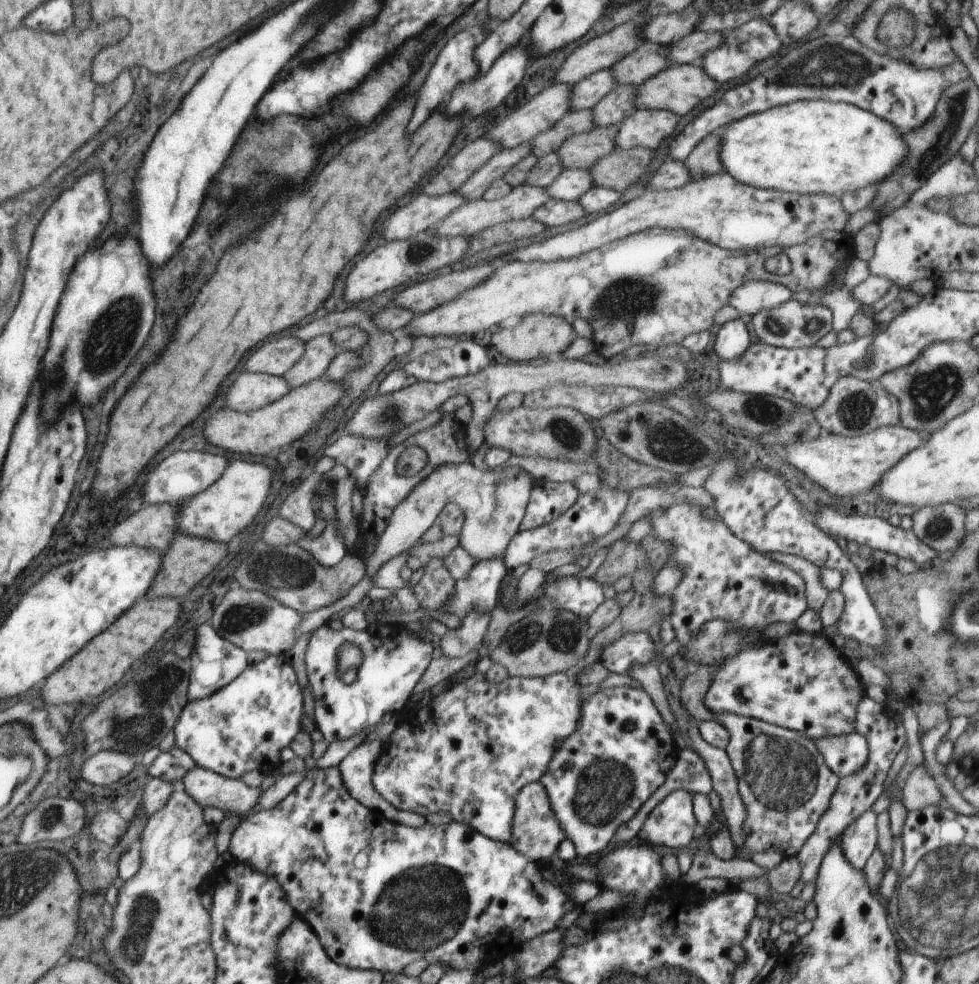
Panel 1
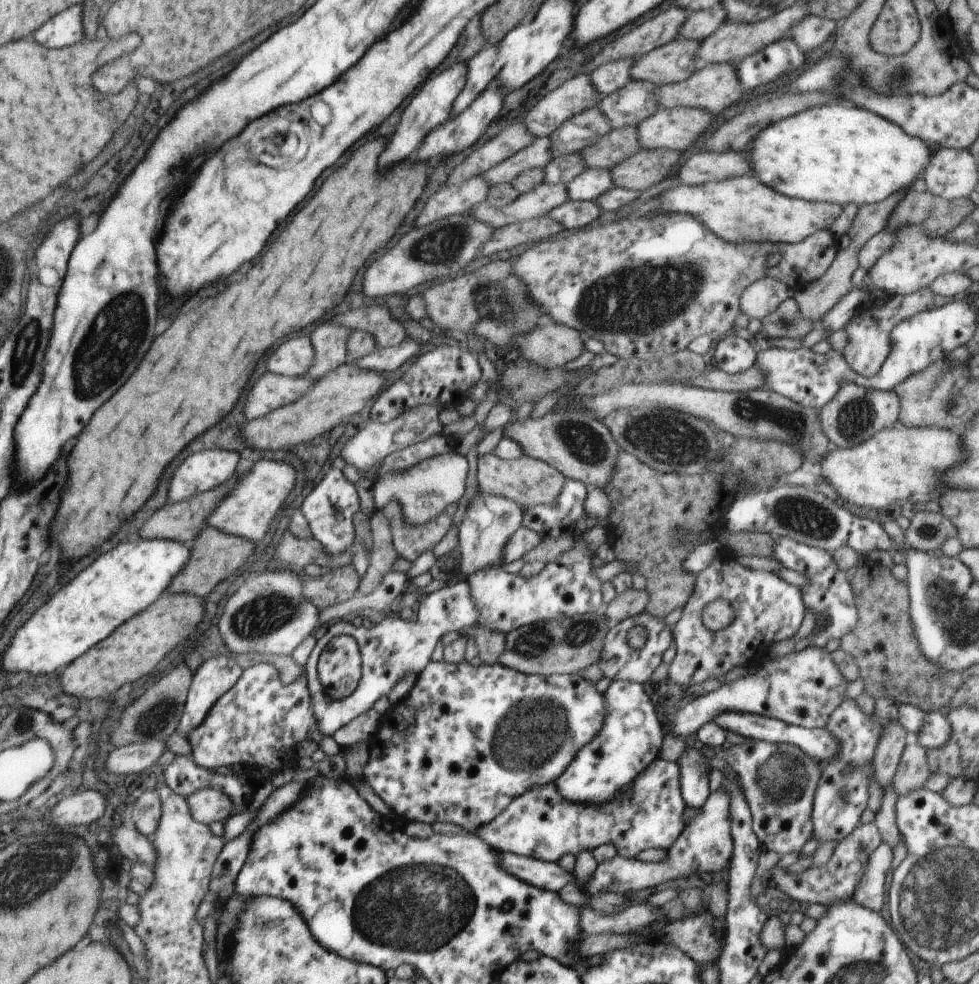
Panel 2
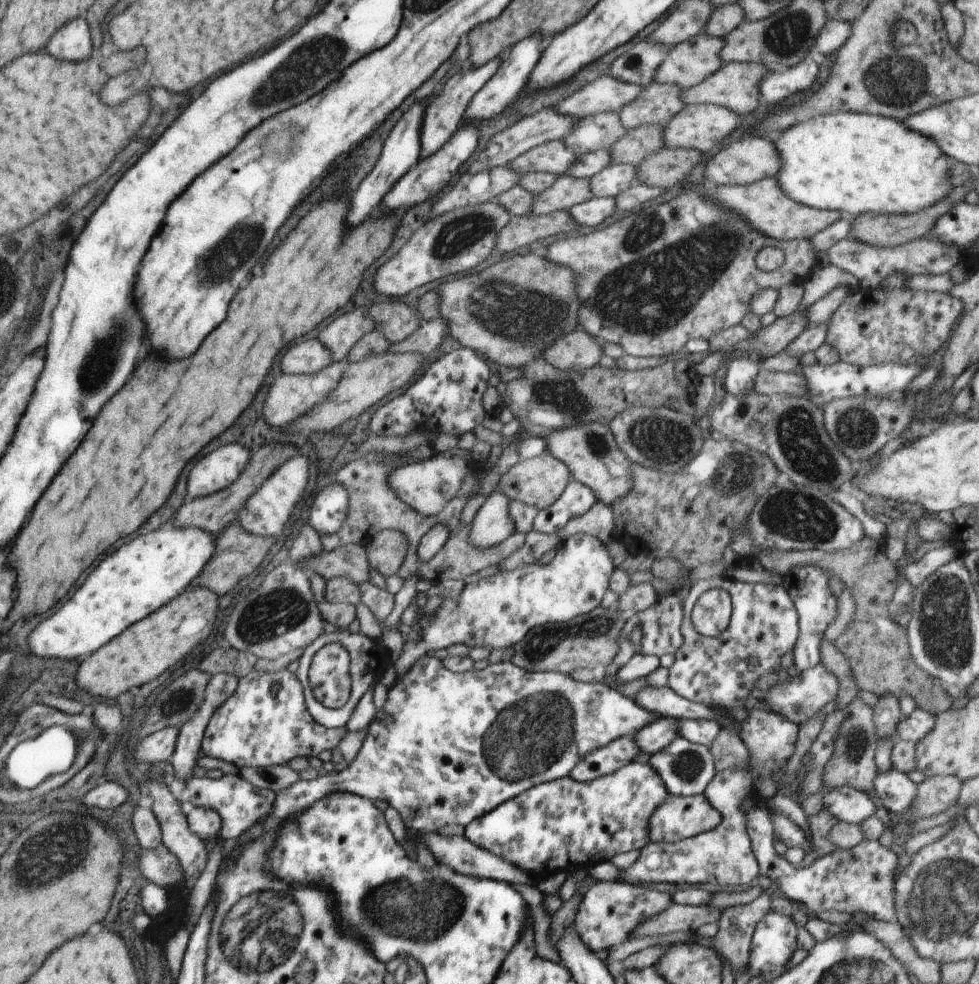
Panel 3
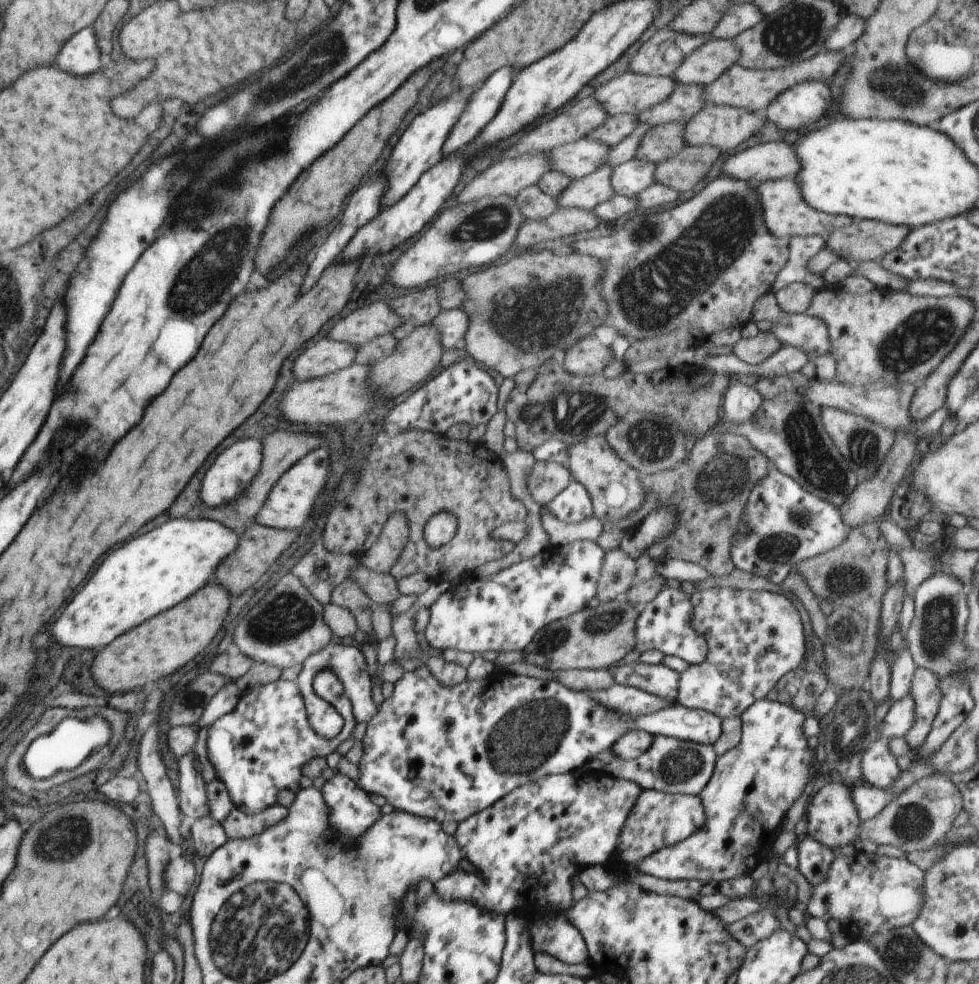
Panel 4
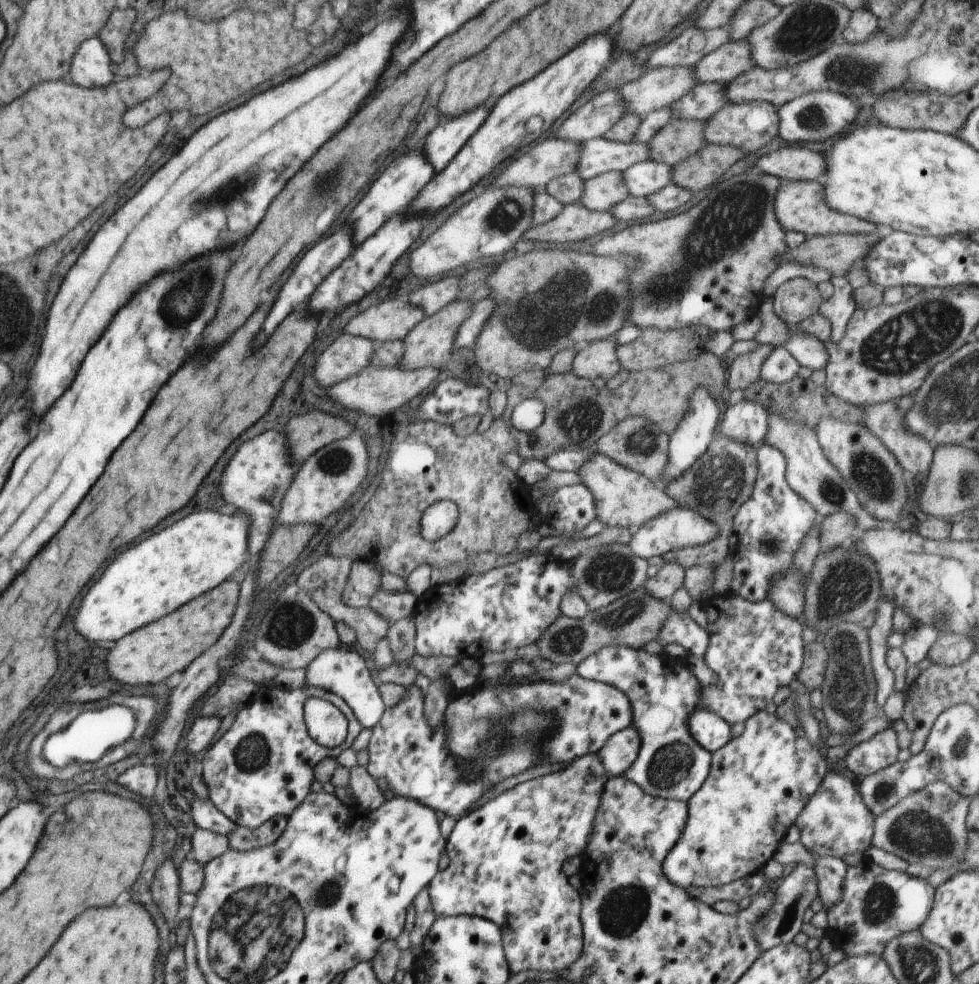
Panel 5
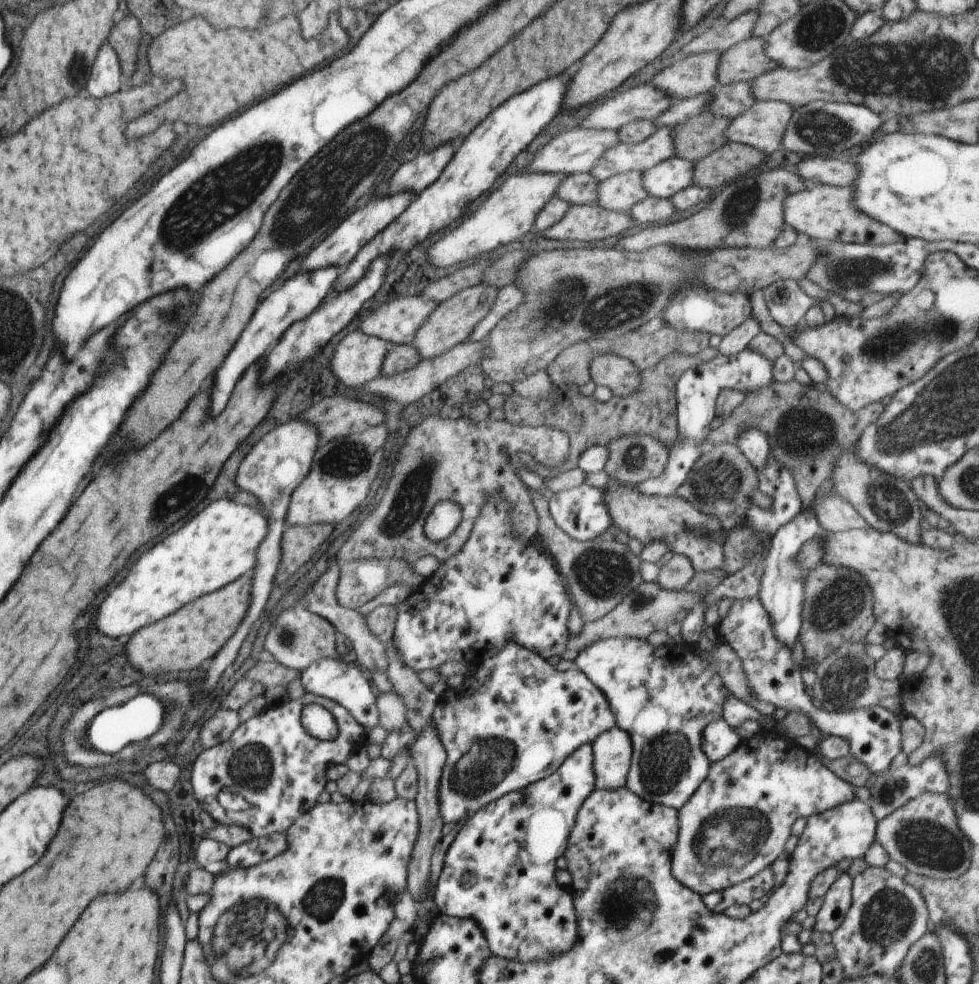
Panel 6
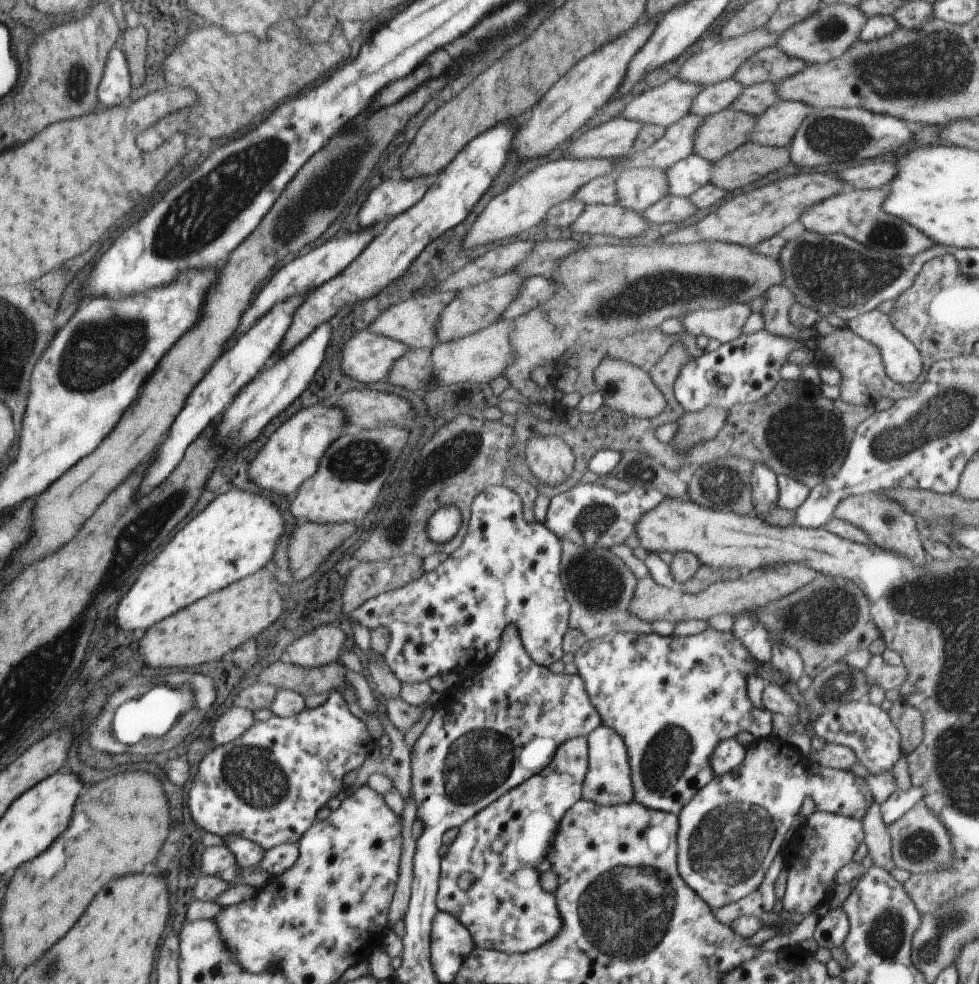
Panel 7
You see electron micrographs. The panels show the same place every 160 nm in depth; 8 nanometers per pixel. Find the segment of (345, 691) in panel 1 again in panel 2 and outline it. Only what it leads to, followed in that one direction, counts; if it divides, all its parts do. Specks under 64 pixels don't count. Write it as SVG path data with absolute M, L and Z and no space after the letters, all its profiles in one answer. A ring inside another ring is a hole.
M466 579L460 580L452 587L431 592L417 607L416 621L386 617L382 622L371 627L363 624L356 627L350 620L331 623L322 638L316 641L305 664L305 676L311 698L313 716L323 736L332 736L339 728L348 724L353 718L365 713L381 696L388 696L397 682L408 672L420 674L430 661L442 636L447 632L460 632L462 628L477 623L478 611ZM350 635L357 640L361 654L361 675L355 691L343 700L332 700L324 691L316 672L318 657L326 644L335 636Z

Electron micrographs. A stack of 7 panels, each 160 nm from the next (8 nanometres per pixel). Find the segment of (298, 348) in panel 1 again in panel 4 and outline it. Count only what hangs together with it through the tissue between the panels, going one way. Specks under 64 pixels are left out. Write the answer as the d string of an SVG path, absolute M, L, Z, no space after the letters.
M325 337L300 354L300 358L294 362L294 376L298 380L313 380L352 367L356 350L348 342L336 342Z

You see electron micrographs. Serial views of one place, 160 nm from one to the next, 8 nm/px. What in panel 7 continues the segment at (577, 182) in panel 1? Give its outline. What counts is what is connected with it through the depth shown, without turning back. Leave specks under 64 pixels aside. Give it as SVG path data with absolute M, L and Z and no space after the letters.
M692 154L666 170L669 194L689 197L711 182L714 162Z

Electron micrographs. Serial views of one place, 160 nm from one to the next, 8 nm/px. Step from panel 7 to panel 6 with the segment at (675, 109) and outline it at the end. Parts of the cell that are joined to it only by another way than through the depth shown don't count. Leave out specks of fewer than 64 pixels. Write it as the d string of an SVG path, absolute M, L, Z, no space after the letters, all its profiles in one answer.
M650 83L620 92L601 104L592 106L589 115L580 122L582 130L614 130L634 120L656 120L675 101Z

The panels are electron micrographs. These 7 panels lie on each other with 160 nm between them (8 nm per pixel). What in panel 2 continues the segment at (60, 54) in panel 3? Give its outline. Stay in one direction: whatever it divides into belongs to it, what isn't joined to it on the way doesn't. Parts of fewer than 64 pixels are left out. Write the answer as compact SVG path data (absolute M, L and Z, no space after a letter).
M82 5L72 6L68 14L60 14L58 18L48 21L48 26L42 26L40 34L36 34L36 42L44 42L44 46L64 48L82 42L84 30L84 10Z

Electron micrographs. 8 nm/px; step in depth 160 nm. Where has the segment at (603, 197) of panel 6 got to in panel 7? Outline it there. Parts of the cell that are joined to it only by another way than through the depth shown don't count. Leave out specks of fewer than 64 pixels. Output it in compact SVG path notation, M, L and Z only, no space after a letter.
M633 168L616 176L618 204L639 213L669 194L667 172L657 168Z

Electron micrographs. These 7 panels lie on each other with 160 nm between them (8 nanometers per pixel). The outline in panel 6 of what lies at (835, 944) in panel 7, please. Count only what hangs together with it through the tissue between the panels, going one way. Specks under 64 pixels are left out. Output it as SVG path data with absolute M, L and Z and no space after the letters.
M847 872L840 874L832 882L830 890L824 894L822 908L816 916L816 924L814 924L816 932L828 932L832 935L832 932L842 924L850 908L852 889L853 879Z

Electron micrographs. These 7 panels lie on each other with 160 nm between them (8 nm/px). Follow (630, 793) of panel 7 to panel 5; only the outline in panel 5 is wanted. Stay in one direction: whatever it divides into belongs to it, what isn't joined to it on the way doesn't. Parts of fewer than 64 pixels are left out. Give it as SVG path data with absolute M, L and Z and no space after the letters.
M632 726L616 732L596 754L605 773L611 777L623 777L624 772L636 761L642 746L642 738Z

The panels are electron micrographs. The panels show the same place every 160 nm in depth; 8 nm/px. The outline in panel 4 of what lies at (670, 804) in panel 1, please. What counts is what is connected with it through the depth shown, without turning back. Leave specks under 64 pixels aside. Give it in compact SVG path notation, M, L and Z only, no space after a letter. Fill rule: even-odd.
M604 770L556 774L524 784L500 798L490 808L472 814L458 824L453 838L456 838L462 850L464 866L436 882L434 890L446 900L464 900L478 908L486 908L505 916L510 912L520 912L524 914L524 918L530 920L528 928L534 953L545 952L569 965L585 962L588 959L588 950L584 938L566 918L566 912L573 904L571 878L584 870L585 866L607 864L617 857L616 846L622 836L622 826L630 810L634 808L640 792L642 786L638 786L636 782L616 778ZM544 903L548 910L554 912L550 912L550 916L534 918L534 908L544 908Z

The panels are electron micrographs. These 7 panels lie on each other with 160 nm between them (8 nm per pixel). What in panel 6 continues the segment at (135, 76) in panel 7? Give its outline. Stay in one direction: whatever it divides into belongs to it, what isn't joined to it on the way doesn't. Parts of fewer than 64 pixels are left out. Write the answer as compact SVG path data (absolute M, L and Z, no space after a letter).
M131 15L120 17L115 30L111 31L108 38L108 42L120 56L120 66L123 66L123 72L127 78L136 68L138 46L141 39L143 39L143 32L140 24Z

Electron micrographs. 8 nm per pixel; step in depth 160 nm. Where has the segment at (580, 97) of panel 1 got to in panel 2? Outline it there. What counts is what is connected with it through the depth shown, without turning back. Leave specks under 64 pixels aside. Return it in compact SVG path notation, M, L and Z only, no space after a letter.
M634 58L620 59L598 65L591 72L591 81L602 96L607 96L632 82L631 68Z

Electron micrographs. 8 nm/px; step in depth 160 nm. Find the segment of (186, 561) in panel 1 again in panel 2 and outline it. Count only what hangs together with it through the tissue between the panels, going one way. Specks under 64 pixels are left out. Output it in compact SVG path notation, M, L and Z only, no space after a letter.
M206 527L198 534L197 538L190 544L192 558L188 562L182 573L175 579L176 584L172 582L172 593L188 592L188 594L196 594L196 596L208 596L216 584L220 584L222 580L226 580L232 572L236 572L246 560L248 556L254 552L256 542L237 537L218 530L216 527Z

